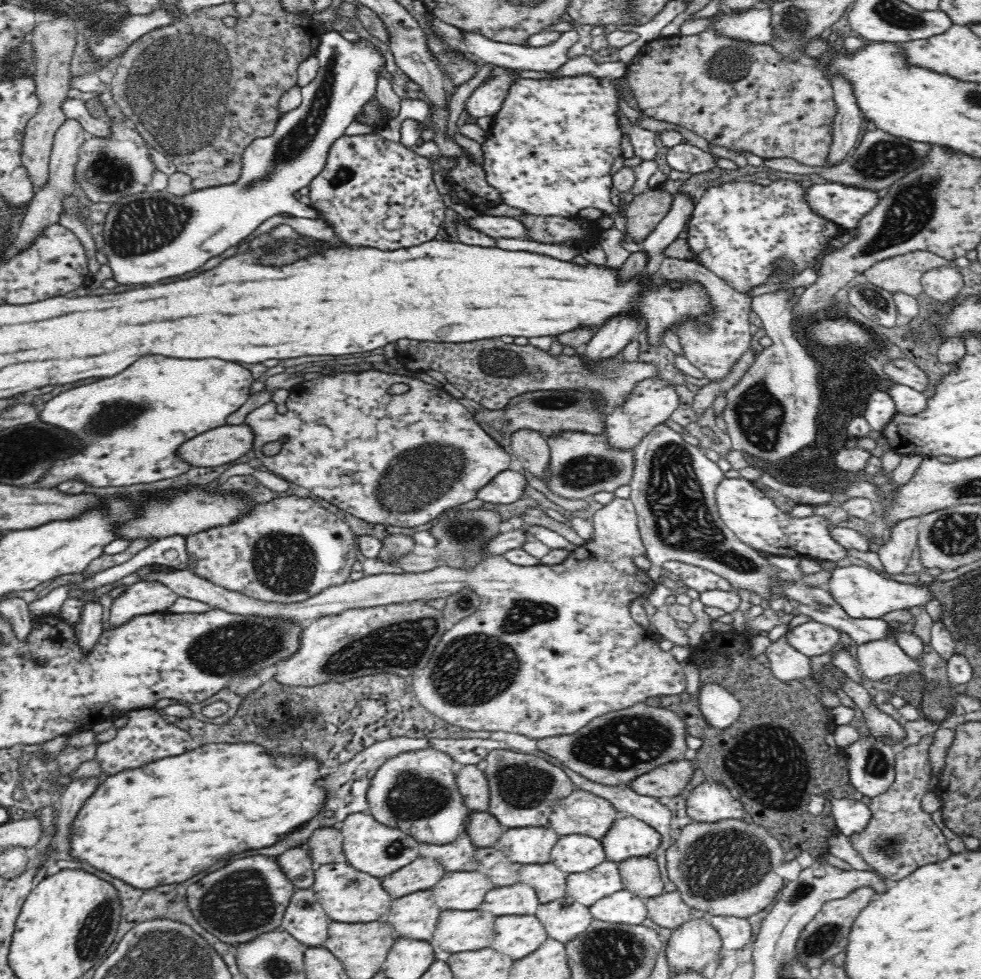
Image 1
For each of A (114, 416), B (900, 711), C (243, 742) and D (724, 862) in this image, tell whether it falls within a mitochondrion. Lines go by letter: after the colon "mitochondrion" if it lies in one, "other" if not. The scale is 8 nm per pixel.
A: mitochondrion
B: other
C: other
D: mitochondrion

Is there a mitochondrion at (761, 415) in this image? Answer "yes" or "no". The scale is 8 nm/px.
yes

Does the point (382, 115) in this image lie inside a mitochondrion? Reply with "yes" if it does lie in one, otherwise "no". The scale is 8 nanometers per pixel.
no

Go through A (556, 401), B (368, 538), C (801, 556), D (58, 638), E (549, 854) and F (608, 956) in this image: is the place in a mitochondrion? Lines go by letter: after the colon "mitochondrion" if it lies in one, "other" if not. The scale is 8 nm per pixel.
A: mitochondrion
B: other
C: other
D: other
E: other
F: mitochondrion

